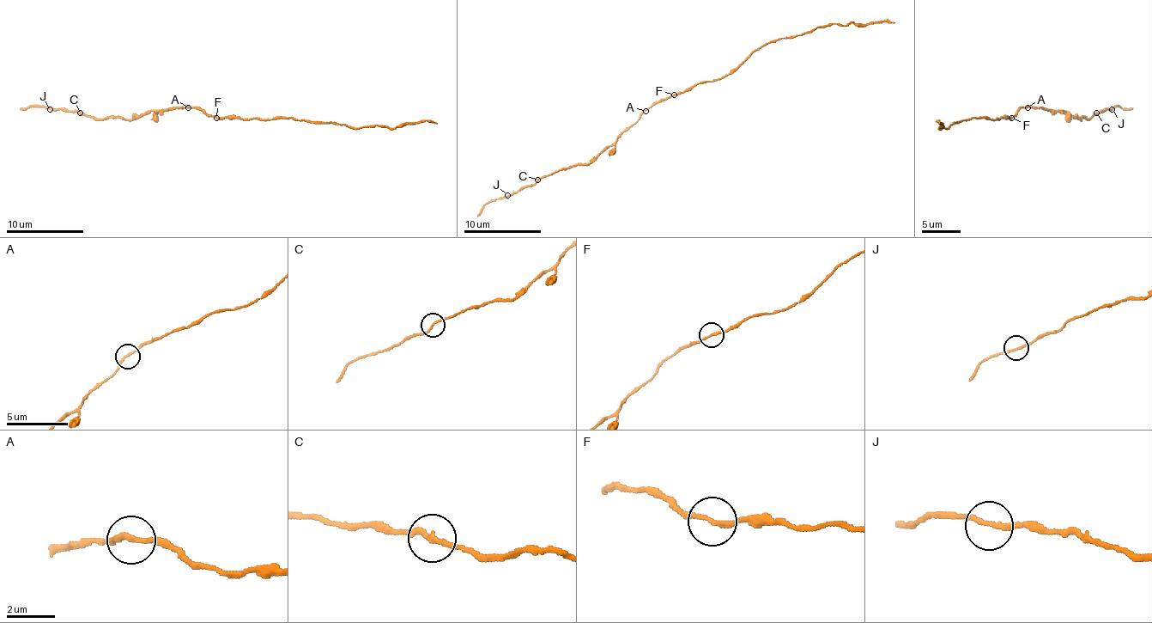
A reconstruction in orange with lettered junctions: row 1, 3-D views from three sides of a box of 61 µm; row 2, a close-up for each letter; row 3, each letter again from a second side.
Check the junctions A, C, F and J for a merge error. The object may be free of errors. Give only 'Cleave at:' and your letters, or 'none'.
Cleave at: none

